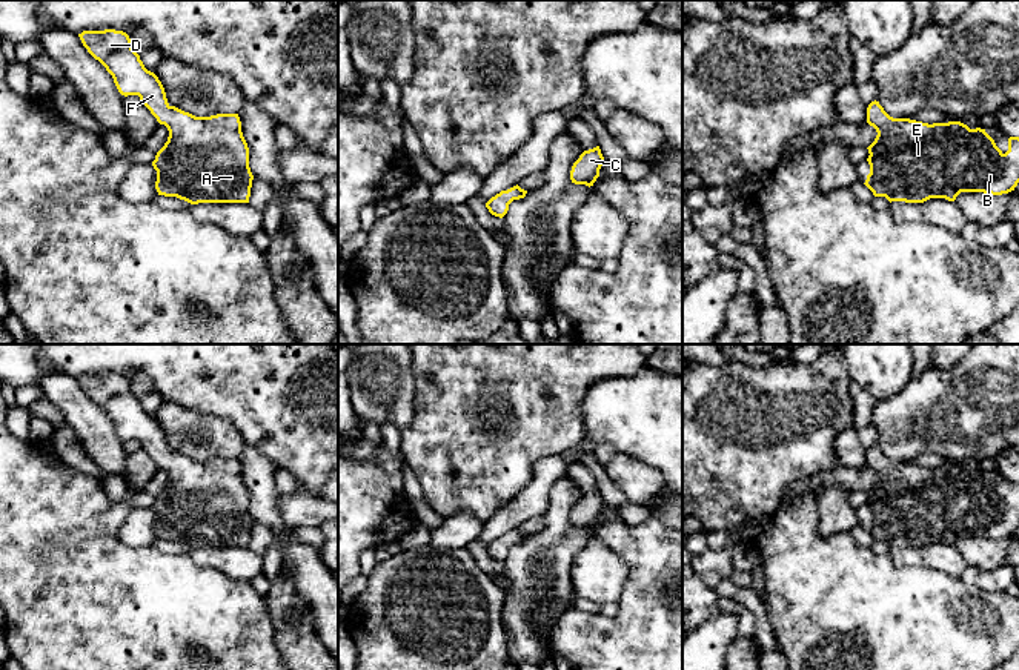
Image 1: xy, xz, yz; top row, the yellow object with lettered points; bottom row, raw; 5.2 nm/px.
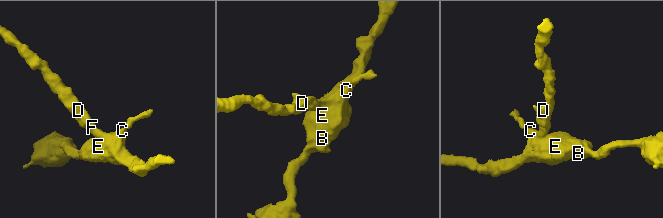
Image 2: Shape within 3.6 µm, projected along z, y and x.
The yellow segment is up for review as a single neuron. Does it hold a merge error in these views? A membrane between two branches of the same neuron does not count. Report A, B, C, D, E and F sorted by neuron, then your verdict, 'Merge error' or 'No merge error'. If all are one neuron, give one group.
Groups: A B C D E F. No merge error

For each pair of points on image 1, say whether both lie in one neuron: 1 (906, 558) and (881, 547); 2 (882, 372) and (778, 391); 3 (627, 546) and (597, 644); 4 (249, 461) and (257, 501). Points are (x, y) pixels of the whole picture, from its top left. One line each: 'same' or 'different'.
1: different
2: different
3: same
4: same

